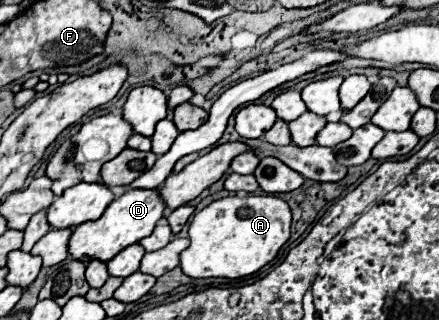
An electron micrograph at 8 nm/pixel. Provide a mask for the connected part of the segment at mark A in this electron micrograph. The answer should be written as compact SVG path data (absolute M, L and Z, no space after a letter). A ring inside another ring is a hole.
M228 195L212 201L192 217L190 245L180 253L180 267L186 275L240 279L270 263L280 247L290 239L292 213L284 199L276 195Z

